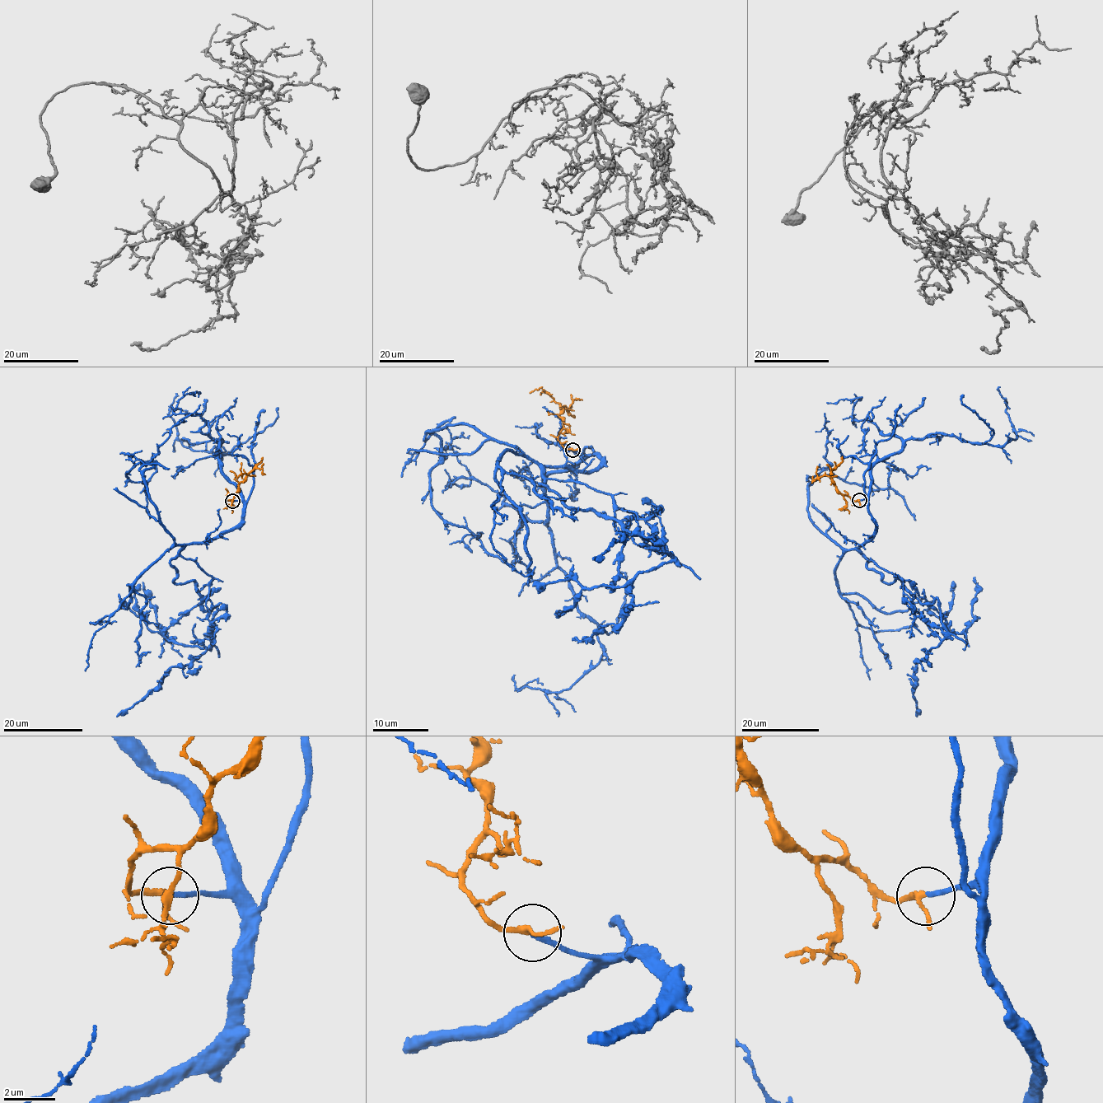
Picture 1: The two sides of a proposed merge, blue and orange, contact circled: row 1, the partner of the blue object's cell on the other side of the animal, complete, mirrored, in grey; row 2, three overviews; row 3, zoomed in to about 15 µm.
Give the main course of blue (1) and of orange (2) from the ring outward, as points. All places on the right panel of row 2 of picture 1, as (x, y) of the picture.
1: (859, 500), (866, 499), (876, 526), (859, 549), (903, 582), (913, 615), (943, 635), (915, 662), (917, 717)
2: (859, 500), (854, 501), (840, 493), (829, 476), (821, 476), (812, 481), (813, 476)

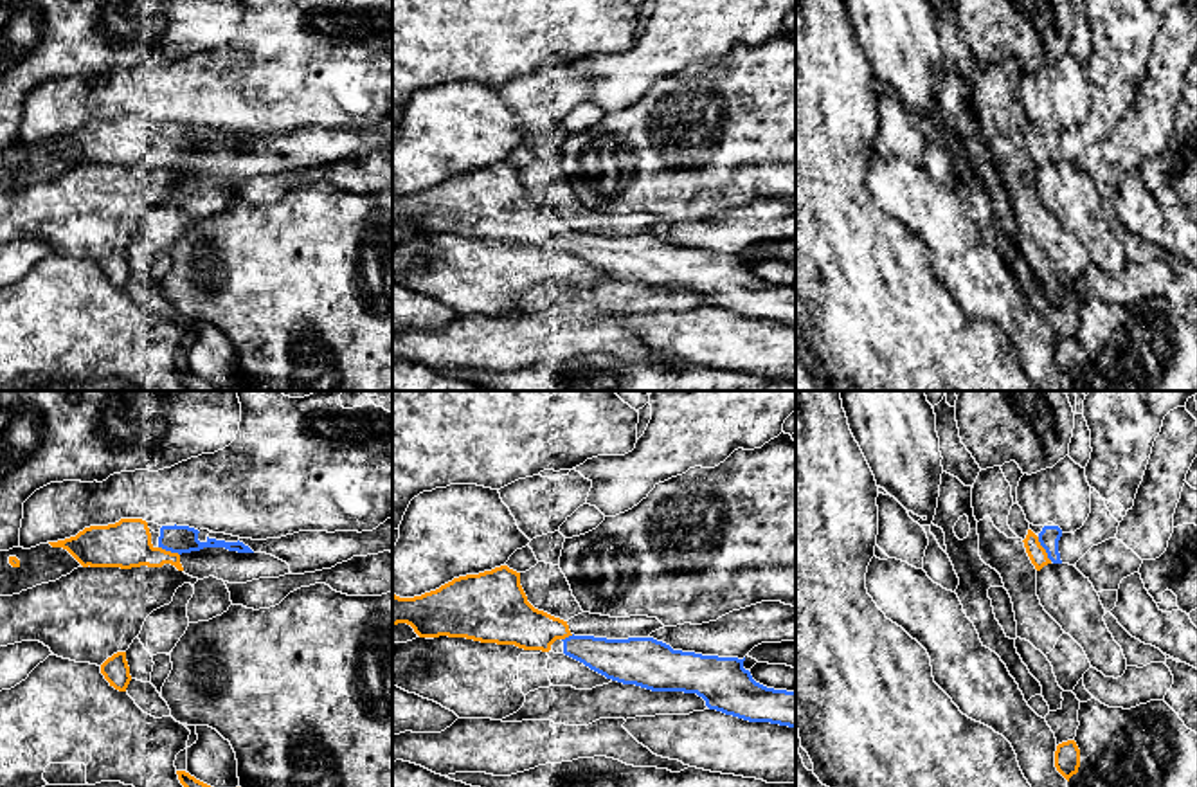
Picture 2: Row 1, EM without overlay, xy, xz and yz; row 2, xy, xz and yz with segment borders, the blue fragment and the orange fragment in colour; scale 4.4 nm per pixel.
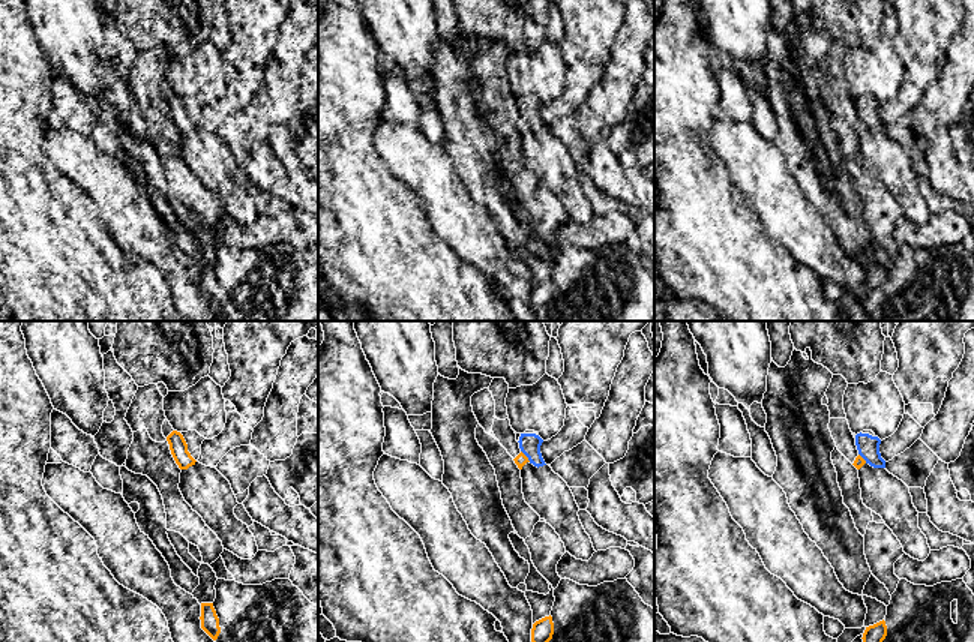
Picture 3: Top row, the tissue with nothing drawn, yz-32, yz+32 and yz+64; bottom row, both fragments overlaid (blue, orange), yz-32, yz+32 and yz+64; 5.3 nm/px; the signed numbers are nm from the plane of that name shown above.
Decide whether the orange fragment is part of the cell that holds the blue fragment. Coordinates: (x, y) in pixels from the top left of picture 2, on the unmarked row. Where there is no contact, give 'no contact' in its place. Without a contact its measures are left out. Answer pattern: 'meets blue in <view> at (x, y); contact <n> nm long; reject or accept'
meets blue in yz at (1044, 144); contact 130 nm long; accept

